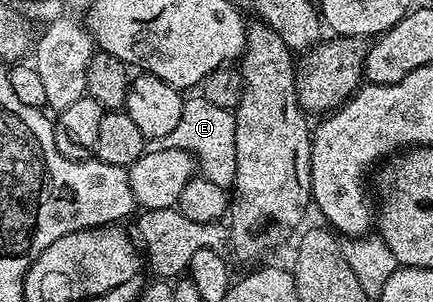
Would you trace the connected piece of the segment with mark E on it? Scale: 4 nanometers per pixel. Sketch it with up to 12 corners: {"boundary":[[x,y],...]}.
{"boundary":[[203,95],[187,97],[156,150],[182,149],[199,173],[235,185],[236,117]]}

